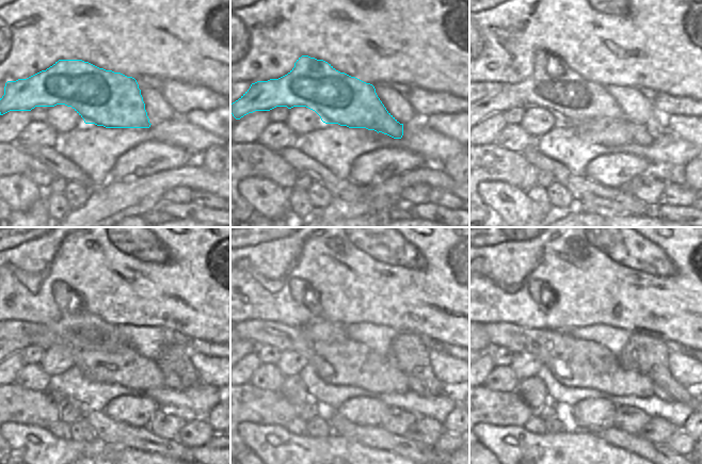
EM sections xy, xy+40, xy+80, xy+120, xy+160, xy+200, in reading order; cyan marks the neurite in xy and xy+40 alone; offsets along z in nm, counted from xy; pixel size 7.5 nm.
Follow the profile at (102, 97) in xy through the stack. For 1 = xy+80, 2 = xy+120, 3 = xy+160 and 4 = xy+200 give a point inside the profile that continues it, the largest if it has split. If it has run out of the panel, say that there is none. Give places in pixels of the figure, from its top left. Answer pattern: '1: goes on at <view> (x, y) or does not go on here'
1: goes on at xy+80 (553, 85)
2: goes on at xy+120 (83, 330)
3: goes on at xy+160 (326, 331)
4: goes on at xy+200 (658, 390)

